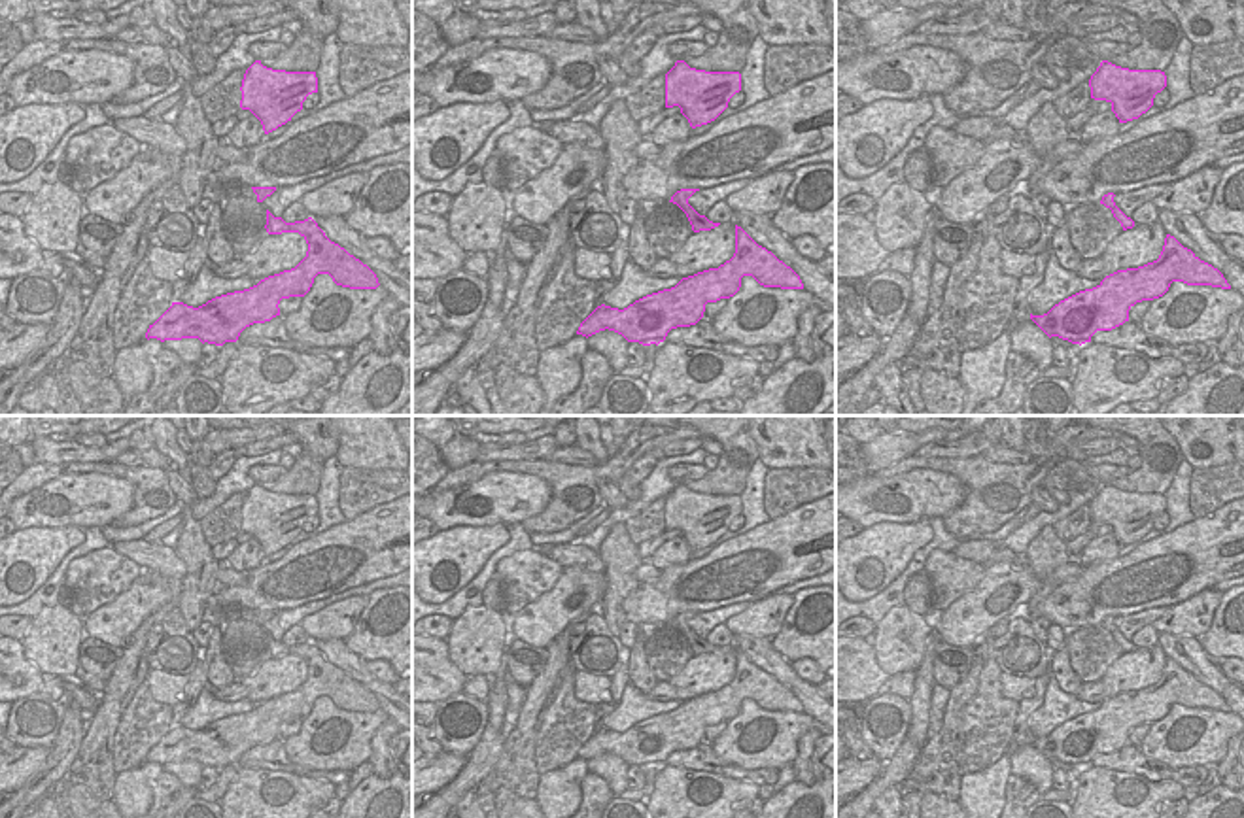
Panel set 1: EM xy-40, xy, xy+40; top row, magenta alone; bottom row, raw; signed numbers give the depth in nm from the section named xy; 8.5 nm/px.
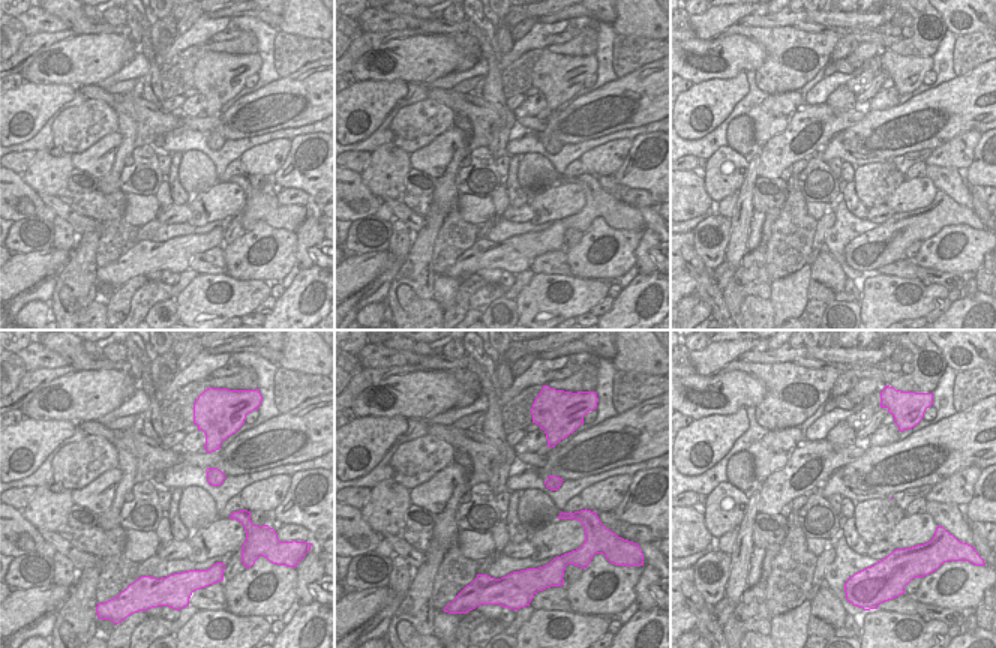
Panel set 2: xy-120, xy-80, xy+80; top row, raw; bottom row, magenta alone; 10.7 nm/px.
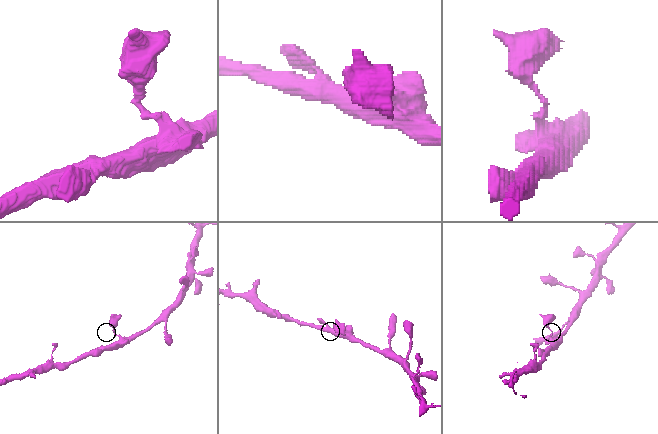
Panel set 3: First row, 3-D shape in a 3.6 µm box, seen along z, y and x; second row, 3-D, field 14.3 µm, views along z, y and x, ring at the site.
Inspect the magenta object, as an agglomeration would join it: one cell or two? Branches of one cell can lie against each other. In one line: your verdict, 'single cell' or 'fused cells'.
single cell

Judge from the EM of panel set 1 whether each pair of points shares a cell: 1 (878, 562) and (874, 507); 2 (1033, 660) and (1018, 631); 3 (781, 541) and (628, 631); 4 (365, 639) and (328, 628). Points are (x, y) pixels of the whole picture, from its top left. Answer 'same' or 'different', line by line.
1: different
2: same
3: different
4: different

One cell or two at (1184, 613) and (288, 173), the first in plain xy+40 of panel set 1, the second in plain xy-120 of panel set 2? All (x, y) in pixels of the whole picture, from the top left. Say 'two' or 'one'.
two

